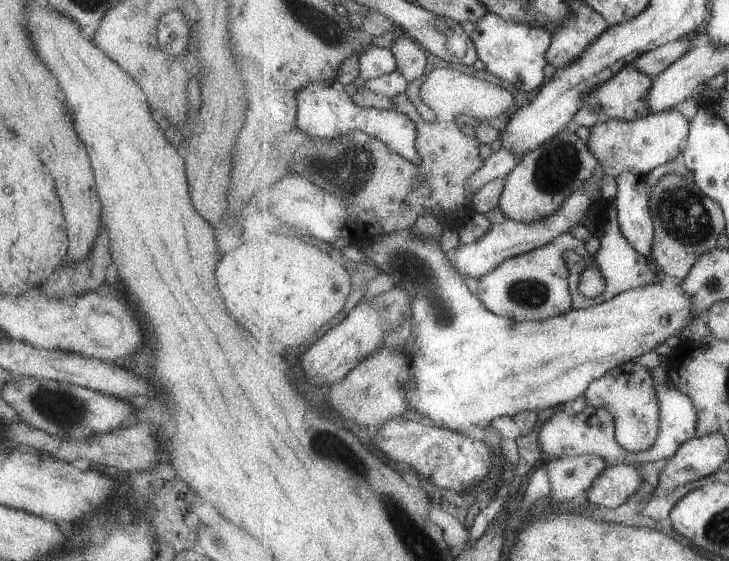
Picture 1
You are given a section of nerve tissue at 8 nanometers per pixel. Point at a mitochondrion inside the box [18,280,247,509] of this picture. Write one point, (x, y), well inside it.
(58, 408)

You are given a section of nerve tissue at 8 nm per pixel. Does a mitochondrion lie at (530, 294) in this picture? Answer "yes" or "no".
yes

